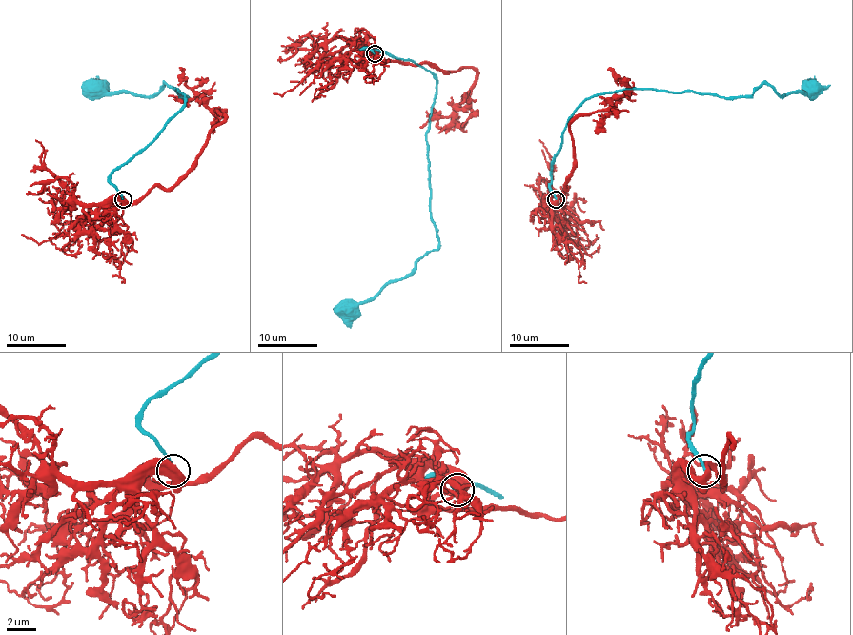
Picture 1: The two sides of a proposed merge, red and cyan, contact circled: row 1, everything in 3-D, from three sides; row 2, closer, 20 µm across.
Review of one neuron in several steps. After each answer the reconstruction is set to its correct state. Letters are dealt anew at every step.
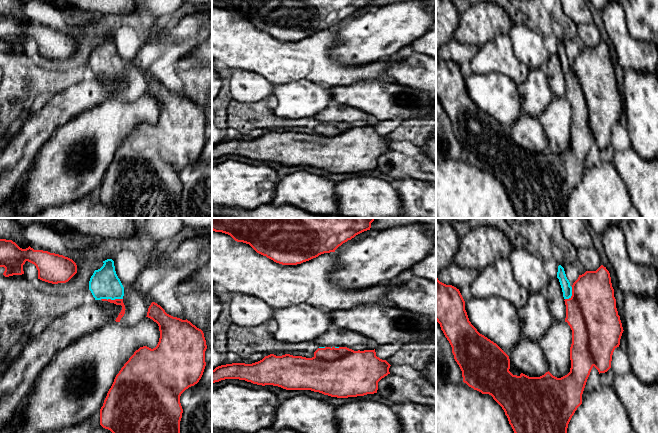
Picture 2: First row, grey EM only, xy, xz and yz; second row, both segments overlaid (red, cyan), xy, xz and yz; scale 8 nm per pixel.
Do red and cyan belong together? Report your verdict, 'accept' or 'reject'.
accept

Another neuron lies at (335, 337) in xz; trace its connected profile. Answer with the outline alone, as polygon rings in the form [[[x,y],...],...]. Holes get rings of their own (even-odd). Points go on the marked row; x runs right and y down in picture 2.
[[[333,326],[313,342],[319,347],[347,347],[352,349],[355,345],[365,343],[368,338],[358,332]]]

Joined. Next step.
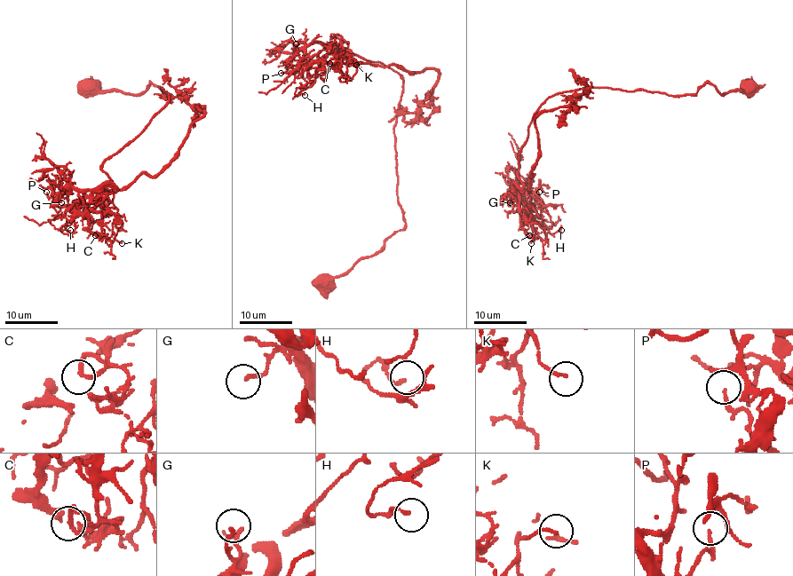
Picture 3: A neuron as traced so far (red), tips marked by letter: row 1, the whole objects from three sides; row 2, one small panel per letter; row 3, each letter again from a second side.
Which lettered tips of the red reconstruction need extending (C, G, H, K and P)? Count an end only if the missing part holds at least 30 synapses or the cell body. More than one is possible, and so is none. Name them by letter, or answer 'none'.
none

